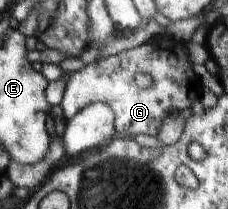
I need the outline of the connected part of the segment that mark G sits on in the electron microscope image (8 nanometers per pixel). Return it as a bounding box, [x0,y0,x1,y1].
[60,24,207,139]

